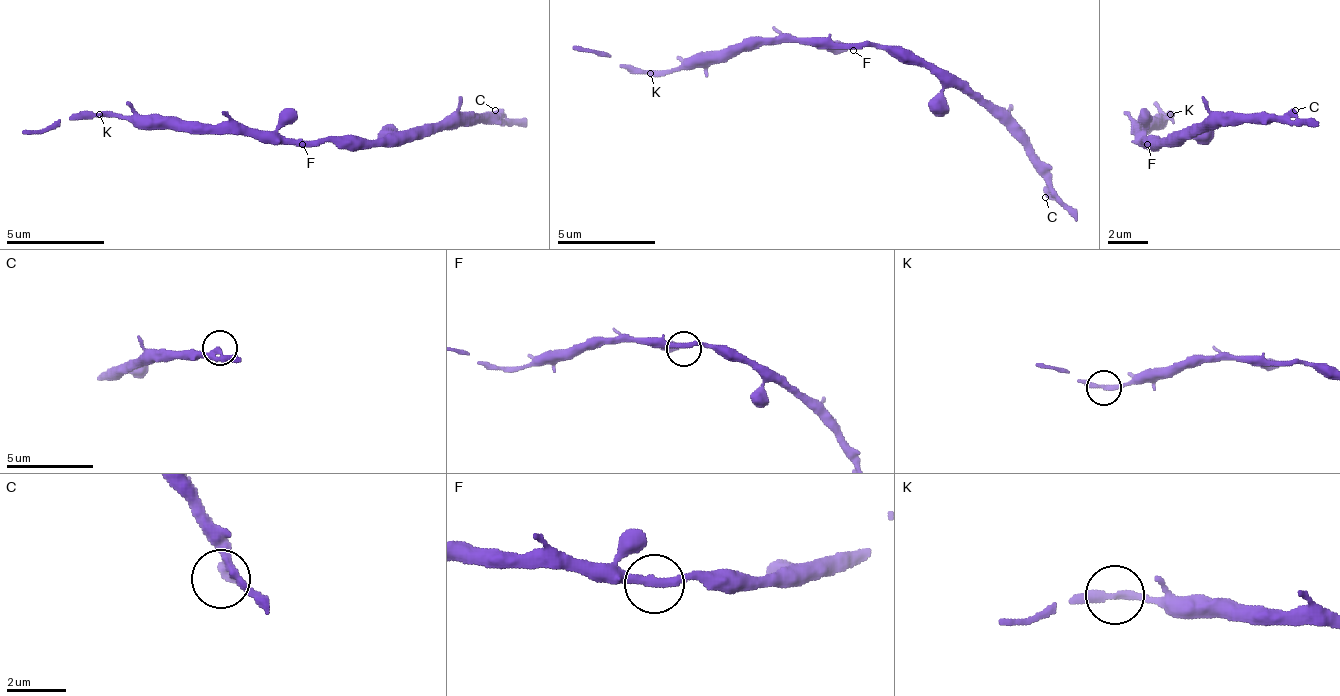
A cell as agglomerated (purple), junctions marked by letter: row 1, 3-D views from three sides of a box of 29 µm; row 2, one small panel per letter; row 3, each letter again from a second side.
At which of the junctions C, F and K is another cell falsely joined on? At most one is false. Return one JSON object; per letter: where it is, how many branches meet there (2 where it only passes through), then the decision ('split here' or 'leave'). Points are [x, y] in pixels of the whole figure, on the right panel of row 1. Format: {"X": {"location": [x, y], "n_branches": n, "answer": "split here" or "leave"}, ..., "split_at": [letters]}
{"C": {"location": [1295, 110], "n_branches": 2, "answer": "leave"}, "F": {"location": [1147, 144], "n_branches": 2, "answer": "leave"}, "K": {"location": [1170, 114], "n_branches": 2, "answer": "leave"}, "split_at": []}

